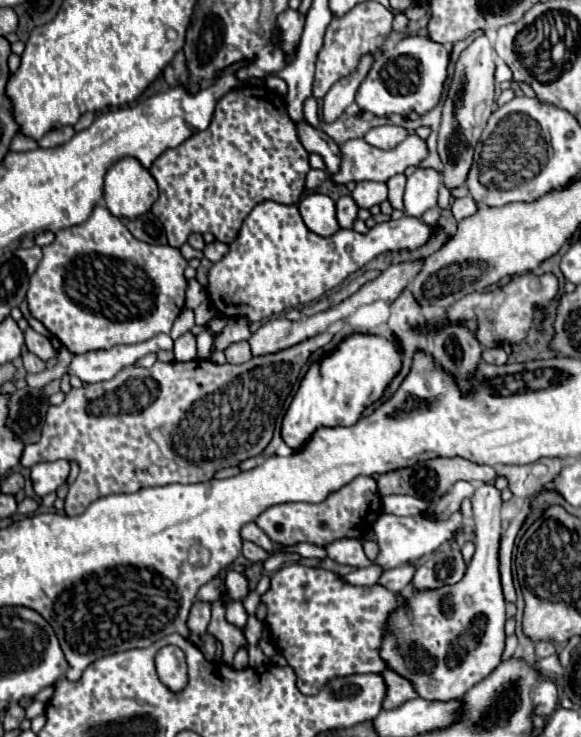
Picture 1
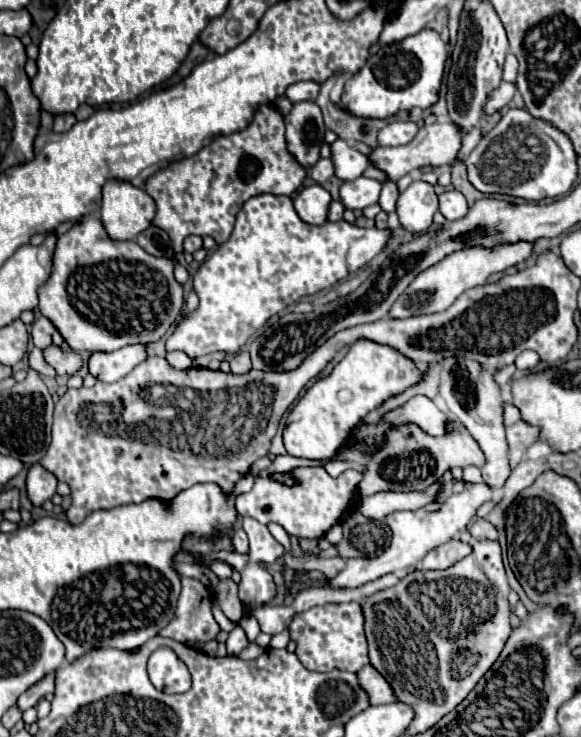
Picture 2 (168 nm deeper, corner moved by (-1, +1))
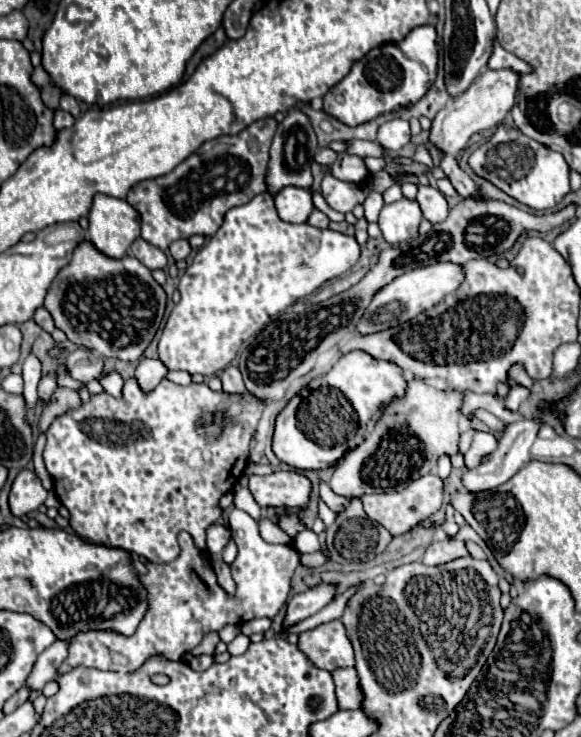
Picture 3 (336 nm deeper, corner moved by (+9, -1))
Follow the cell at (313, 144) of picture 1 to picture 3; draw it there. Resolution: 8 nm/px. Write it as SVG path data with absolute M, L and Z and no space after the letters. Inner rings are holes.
M339 153L335 163L329 167L329 171L333 177L341 181L351 181L351 183L365 183L369 177L365 161L349 153Z

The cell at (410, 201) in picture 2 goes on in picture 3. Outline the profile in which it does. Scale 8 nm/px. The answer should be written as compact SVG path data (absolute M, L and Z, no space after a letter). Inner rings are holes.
M403 197L381 209L379 227L381 227L383 237L391 245L397 245L401 241L409 241L419 235L417 229L419 229L421 219L423 219L423 215L421 215L417 199Z

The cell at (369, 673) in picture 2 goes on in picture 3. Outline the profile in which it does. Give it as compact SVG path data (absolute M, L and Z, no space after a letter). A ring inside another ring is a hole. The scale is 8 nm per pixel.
M355 669L333 671L333 681L337 687L337 701L341 709L361 709L363 707L365 695L361 691Z

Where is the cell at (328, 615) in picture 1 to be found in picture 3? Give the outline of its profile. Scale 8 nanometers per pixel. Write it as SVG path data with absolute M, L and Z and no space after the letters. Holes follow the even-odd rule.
M339 619L299 633L297 647L315 667L325 671L355 665L353 645L345 633L345 625Z

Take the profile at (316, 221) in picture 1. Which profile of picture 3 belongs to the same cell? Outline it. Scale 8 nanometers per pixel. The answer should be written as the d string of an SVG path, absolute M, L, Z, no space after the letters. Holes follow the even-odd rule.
M283 187L275 193L275 207L279 217L287 223L305 223L315 209L311 191L301 187Z

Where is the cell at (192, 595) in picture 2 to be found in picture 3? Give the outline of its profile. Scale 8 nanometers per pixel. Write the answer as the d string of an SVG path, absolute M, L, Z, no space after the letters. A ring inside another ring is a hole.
M233 509L229 513L229 525L233 531L233 539L237 543L237 557L231 565L231 575L237 583L237 593L235 597L229 599L229 595L217 583L216 575L204 551L193 547L193 539L187 533L179 535L179 545L181 545L181 555L177 557L177 561L171 563L147 563L149 573L141 575L141 581L145 583L147 591L149 591L149 615L145 615L145 619L139 623L137 631L133 637L123 637L123 635L113 635L113 631L89 631L85 635L77 635L77 639L73 639L73 643L69 645L69 655L63 661L63 665L59 667L59 673L71 671L73 667L95 667L95 669L107 669L107 671L135 671L137 667L141 667L145 663L147 657L161 653L167 659L181 659L183 653L191 651L195 645L201 643L201 639L211 633L211 631L219 631L225 625L243 625L255 617L269 617L273 619L277 615L277 611L283 607L283 603L287 601L289 595L289 579L295 571L295 567L299 565L299 557L293 545L271 545L265 543L259 535L259 525L251 519L251 515L247 515L241 509Z

